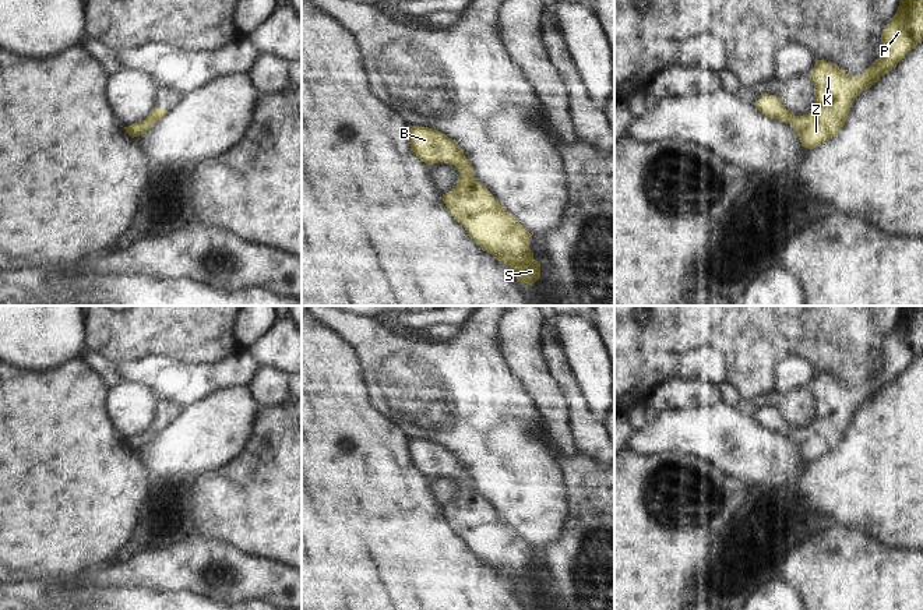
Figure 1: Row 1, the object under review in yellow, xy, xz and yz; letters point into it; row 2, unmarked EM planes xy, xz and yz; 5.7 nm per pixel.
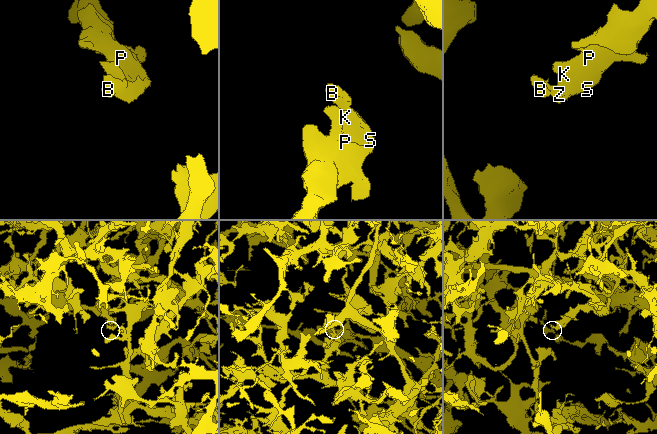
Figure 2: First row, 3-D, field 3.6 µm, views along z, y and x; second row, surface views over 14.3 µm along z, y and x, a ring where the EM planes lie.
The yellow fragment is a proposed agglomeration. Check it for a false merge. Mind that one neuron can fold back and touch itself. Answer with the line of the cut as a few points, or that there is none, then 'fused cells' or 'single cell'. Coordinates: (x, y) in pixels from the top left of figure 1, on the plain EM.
no cut | single cell

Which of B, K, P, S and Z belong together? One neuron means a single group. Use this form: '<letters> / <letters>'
B K P S Z

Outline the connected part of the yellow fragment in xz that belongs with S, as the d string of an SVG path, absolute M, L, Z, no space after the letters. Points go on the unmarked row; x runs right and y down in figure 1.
M408 438L408 454L412 466L426 477L444 475L459 483L457 500L443 507L448 526L499 576L505 576L519 595L532 599L540 590L540 576L529 561L532 547L475 491L458 455L437 442L419 438Z

